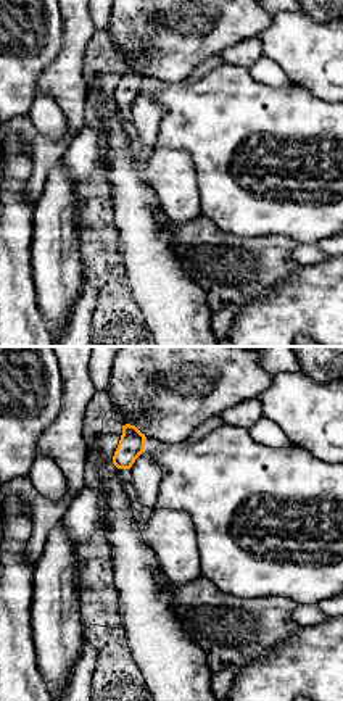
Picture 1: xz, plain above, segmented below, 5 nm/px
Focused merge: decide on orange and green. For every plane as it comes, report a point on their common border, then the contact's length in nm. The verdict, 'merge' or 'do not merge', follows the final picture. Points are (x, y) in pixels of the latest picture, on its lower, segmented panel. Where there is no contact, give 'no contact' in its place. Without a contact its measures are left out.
no contact

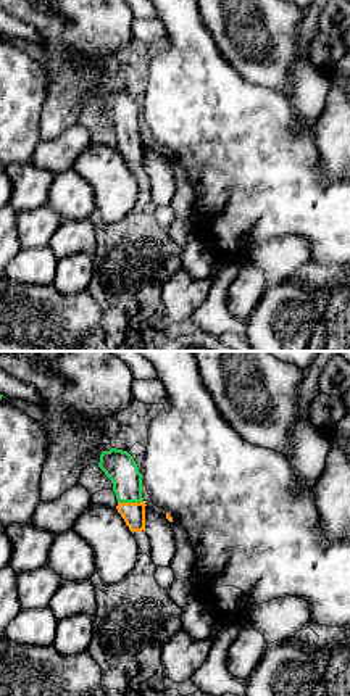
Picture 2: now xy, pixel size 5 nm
meets orange at (129, 503); contact 130 nm long

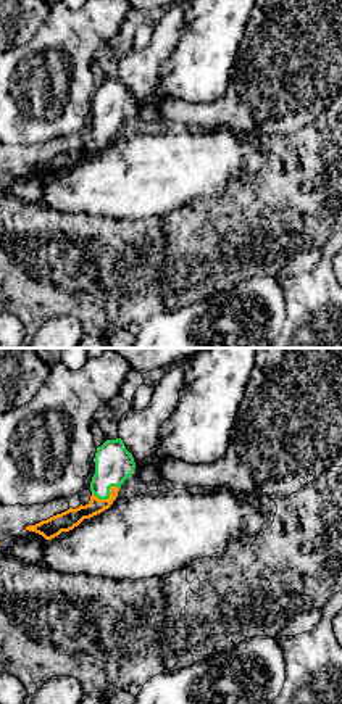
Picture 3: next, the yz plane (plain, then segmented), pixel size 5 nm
meets orange at (110, 496); contact 140 nm long

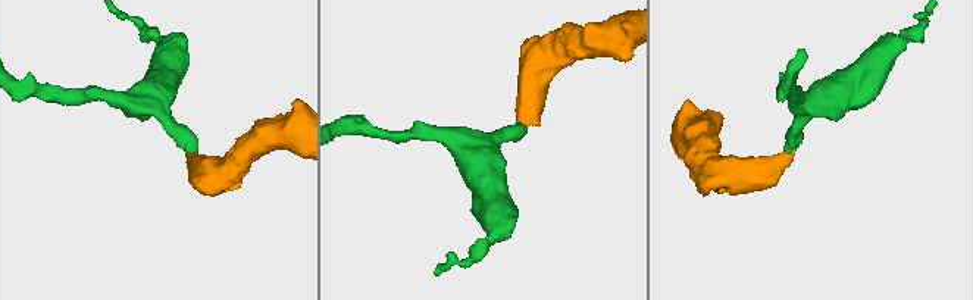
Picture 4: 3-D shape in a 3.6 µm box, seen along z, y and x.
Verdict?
merge

